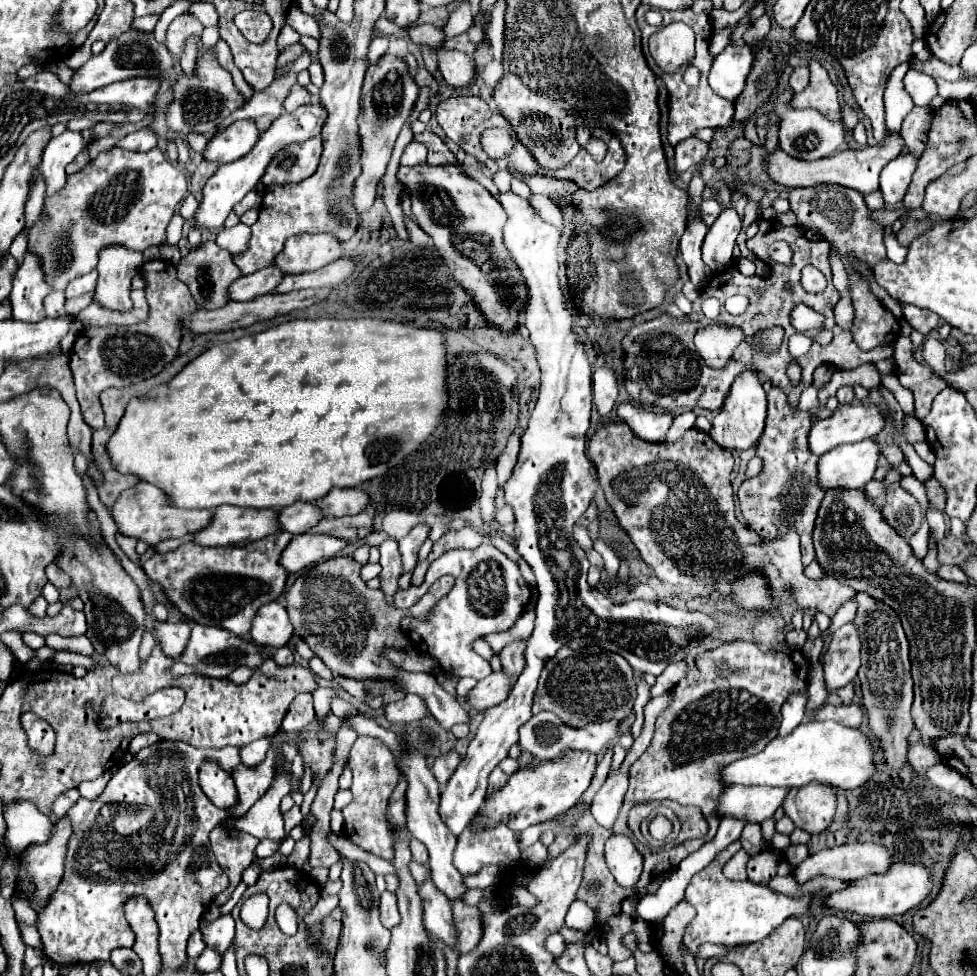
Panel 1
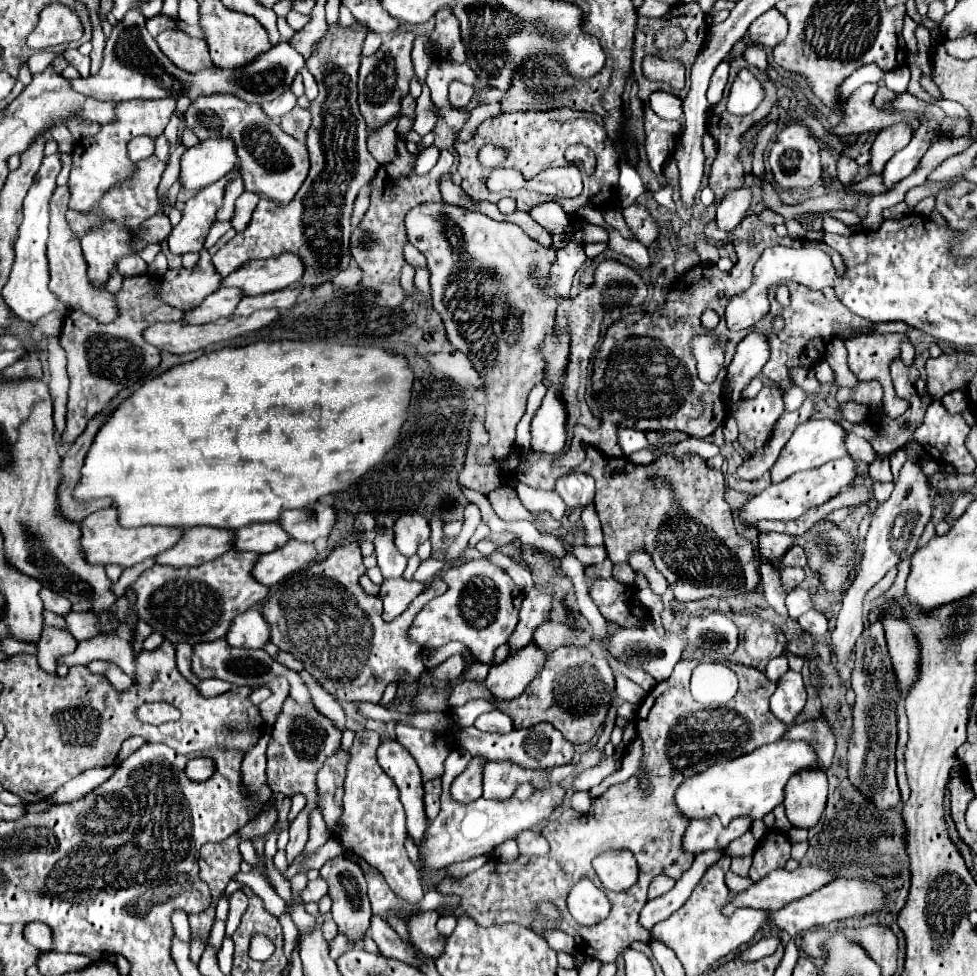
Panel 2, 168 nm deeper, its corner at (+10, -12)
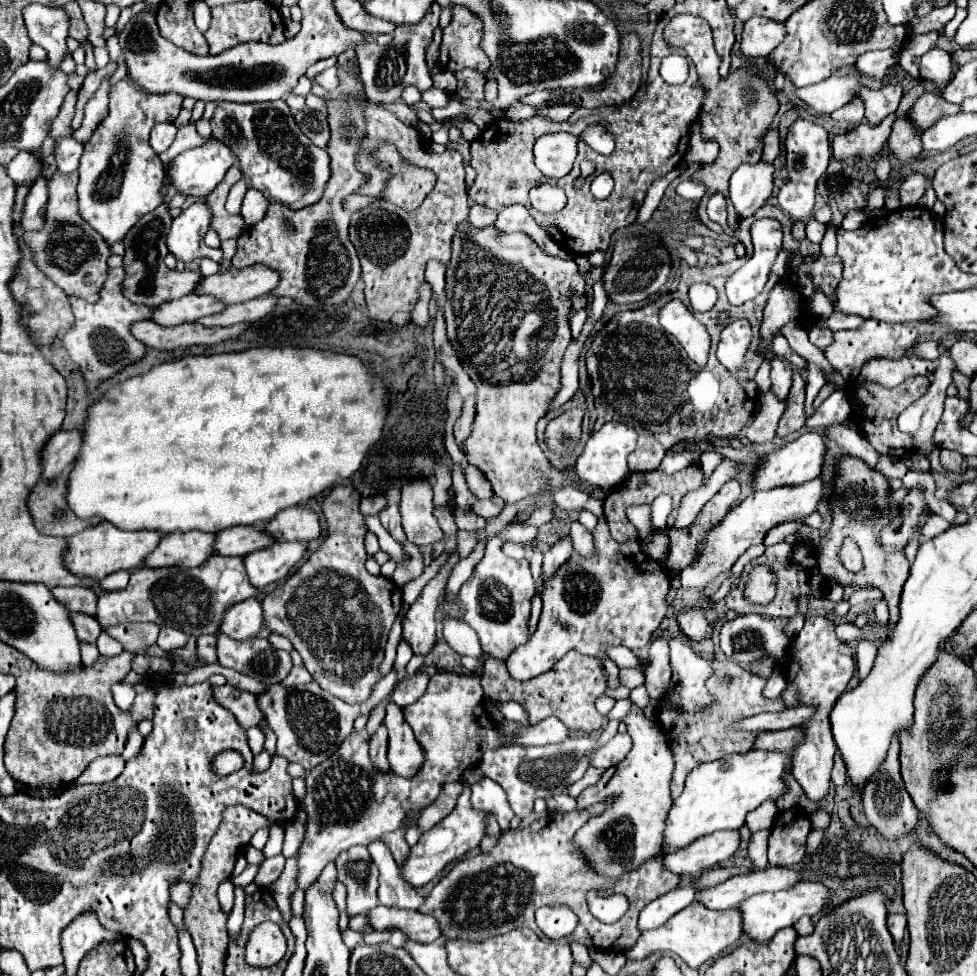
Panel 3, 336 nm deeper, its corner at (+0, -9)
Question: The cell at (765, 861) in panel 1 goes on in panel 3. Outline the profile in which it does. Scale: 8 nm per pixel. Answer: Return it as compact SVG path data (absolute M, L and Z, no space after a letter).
M794 806L786 812L780 812L768 838L770 866L798 864L804 858L808 832L810 832L810 820L802 808Z

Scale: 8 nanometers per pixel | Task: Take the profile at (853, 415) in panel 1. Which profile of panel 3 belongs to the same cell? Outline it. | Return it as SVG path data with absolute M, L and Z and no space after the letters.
M804 432L794 442L788 442L778 452L772 452L764 458L764 462L758 466L758 472L754 476L754 490L770 490L778 486L798 486L800 482L808 482L812 478L818 478L824 466L824 454L826 444L824 436L816 432Z

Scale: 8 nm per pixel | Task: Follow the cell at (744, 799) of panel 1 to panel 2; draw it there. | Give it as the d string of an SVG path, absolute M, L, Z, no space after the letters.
M712 817L710 821L698 821L698 819L690 821L682 837L682 849L690 855L698 855L710 849L724 851L730 845L730 841L744 835L750 829L750 825L752 825L750 817L738 817L726 829L720 825L716 817Z

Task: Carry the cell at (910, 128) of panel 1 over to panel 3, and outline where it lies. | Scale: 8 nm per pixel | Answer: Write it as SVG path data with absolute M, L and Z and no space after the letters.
M884 50L884 52L868 52L868 54L862 54L856 62L856 68L862 72L862 74L868 74L876 80L882 80L888 66L896 64L898 62L898 54L896 50Z

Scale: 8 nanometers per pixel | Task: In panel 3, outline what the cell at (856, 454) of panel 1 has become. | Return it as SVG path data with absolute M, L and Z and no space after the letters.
M814 478L800 486L780 486L772 490L760 490L750 494L742 504L734 506L720 526L716 526L700 544L700 556L696 564L680 572L682 588L706 588L720 574L728 574L734 562L754 544L762 544L766 532L788 520L804 520L816 512L818 502L824 498L824 480Z

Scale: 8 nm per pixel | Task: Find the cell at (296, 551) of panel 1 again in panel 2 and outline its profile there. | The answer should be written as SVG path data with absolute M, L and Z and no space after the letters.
M290 539L282 549L260 555L252 569L252 575L262 585L272 587L278 581L282 581L286 575L290 575L298 569L304 569L308 563L316 561L316 555L318 553L312 543L302 543L302 541Z

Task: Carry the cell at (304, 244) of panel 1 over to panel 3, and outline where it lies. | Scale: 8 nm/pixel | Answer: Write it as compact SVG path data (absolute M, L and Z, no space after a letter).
M254 264L248 268L230 268L226 272L218 272L206 276L200 282L196 294L212 294L226 304L238 304L252 298L260 298L270 294L280 282L280 272L272 270L264 264Z

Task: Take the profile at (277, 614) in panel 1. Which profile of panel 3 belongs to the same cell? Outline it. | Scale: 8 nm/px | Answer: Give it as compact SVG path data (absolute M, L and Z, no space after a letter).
M248 598L232 606L232 610L228 610L228 614L224 616L224 626L220 626L220 632L228 634L234 640L252 640L260 632L262 624L264 614L260 602L256 598Z

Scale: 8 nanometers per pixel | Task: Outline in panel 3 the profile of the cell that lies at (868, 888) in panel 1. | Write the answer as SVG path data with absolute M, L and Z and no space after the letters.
M800 882L792 890L756 894L756 896L744 900L740 906L740 912L744 918L744 932L756 942L768 942L780 928L794 926L802 916L820 914L830 904L832 896L834 896L834 892L828 886L824 886L822 882Z

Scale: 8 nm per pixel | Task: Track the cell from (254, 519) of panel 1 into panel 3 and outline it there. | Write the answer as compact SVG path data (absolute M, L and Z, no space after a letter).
M202 530L162 534L158 548L144 560L146 566L184 566L196 568L214 554L216 536Z

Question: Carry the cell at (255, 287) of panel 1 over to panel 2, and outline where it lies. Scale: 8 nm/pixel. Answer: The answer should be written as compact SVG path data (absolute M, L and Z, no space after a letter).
M222 287L214 293L210 293L202 305L194 307L194 311L186 311L184 313L184 323L212 323L220 317L228 317L234 313L234 307L238 305L238 301L242 299L242 293L238 289L228 289L228 287Z

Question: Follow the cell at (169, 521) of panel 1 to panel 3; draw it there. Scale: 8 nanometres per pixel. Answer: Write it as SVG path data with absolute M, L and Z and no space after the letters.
M100 522L98 526L86 528L80 534L74 534L72 538L68 538L66 566L68 570L72 570L72 574L80 578L102 580L116 570L134 570L136 566L140 566L146 560L146 556L158 546L160 540L162 540L160 532L154 532L154 530L128 532L112 526L110 522Z

